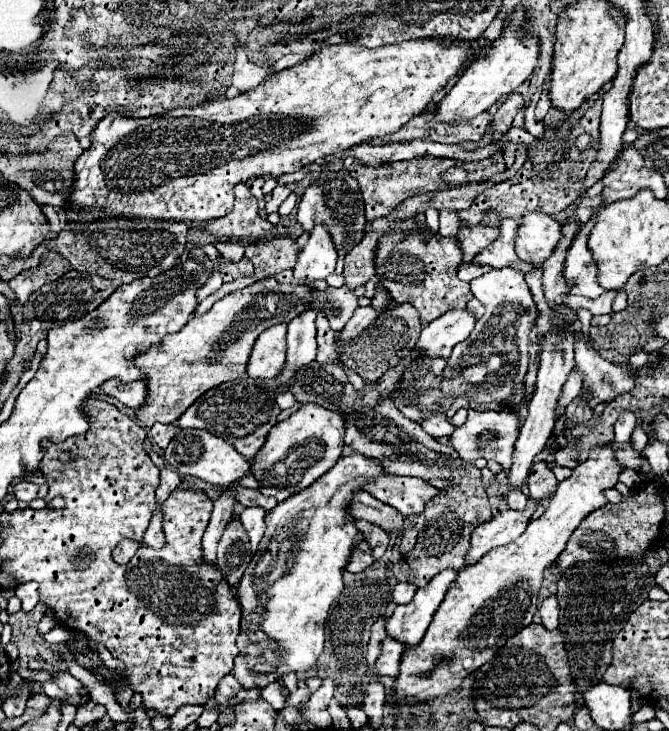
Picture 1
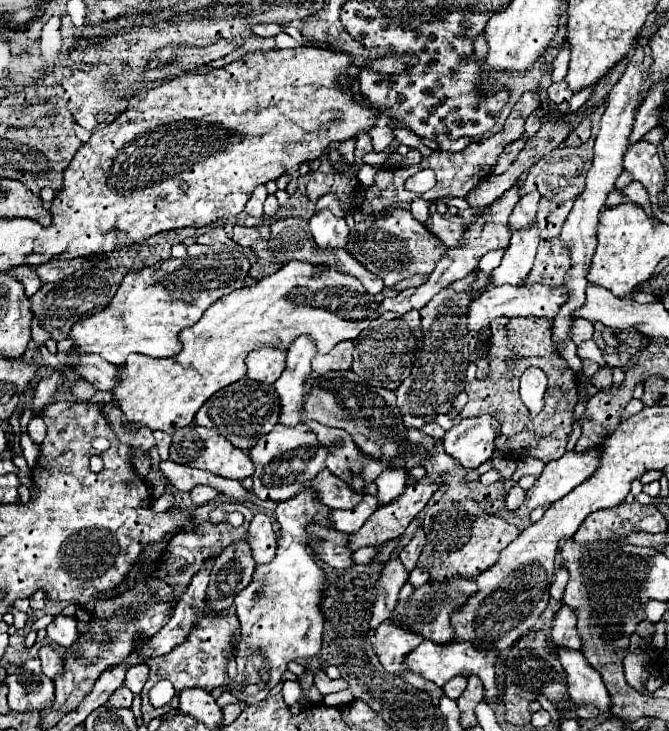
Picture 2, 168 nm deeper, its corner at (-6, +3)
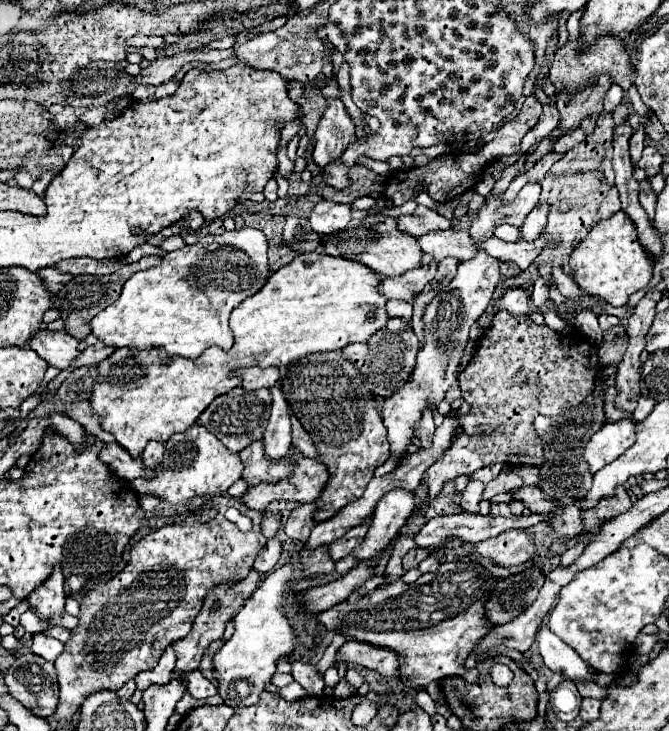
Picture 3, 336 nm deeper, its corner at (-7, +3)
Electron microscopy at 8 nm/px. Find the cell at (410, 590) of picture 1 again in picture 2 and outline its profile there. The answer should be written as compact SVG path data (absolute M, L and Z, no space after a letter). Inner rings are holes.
M414 568L410 574L408 574L408 584L412 586L412 588L418 588L418 586L422 586L422 584L426 584L428 582L428 570L426 568Z

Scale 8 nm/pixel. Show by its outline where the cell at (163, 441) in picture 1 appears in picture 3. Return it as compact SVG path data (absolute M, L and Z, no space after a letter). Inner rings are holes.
M149 442L145 452L141 454L141 458L143 458L145 470L147 470L147 474L143 478L153 480L155 478L155 466L159 466L161 458L163 458L163 444L161 442Z

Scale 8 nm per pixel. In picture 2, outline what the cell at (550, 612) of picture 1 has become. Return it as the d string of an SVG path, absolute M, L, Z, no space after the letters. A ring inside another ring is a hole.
M560 568L556 572L556 580L550 585L550 597L556 598L556 602L562 600L562 594L564 594L567 582L568 572L566 572L566 568Z

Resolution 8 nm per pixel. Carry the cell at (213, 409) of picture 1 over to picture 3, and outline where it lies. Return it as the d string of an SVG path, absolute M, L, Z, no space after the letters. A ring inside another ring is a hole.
M233 388L231 392L215 398L209 408L199 416L199 424L203 424L219 442L231 452L239 454L245 446L263 438L263 430L267 426L267 414L271 414L271 394L267 388L249 392L243 388Z

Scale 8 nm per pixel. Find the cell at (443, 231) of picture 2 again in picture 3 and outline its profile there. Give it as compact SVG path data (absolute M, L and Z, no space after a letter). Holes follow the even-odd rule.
M417 206L413 210L413 214L399 216L397 222L399 222L399 230L403 230L405 234L411 234L411 236L421 236L421 234L427 234L433 230L451 228L451 222L447 218L439 216L435 210L425 208L425 206Z

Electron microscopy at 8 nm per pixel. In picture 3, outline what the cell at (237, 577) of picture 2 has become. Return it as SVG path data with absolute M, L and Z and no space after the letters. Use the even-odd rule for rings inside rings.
M251 570L249 576L243 578L243 580L239 580L235 586L225 586L225 584L223 584L223 586L213 588L213 590L207 594L207 602L203 604L199 616L195 618L191 632L189 632L183 640L177 640L177 642L173 644L173 648L175 648L175 652L177 652L175 674L183 674L183 680L187 680L187 674L199 668L199 662L201 662L201 656L203 656L205 648L207 648L213 640L219 640L219 638L223 636L225 624L237 614L237 610L243 606L243 602L255 592L255 588L259 586L259 582L261 582L261 576L259 576L255 570Z

